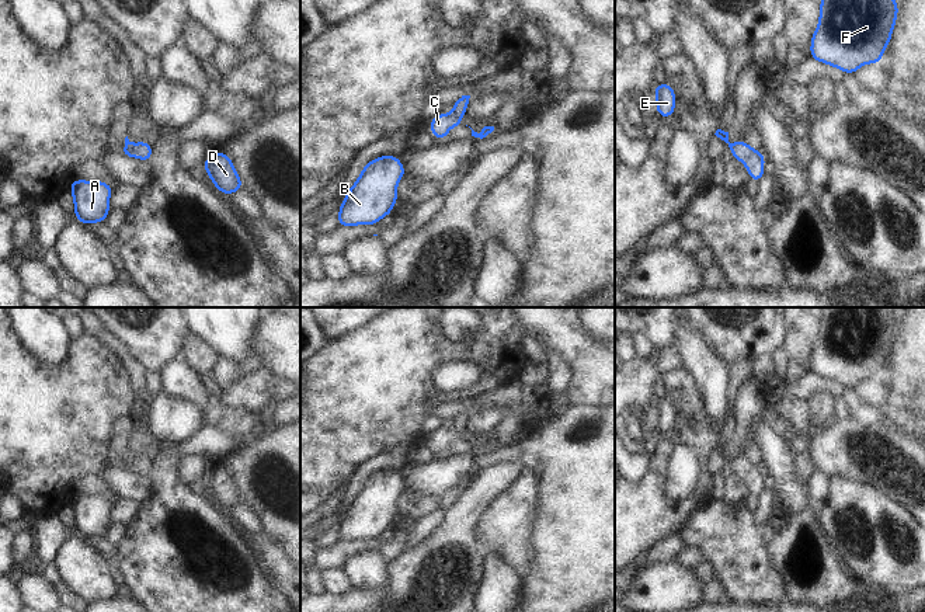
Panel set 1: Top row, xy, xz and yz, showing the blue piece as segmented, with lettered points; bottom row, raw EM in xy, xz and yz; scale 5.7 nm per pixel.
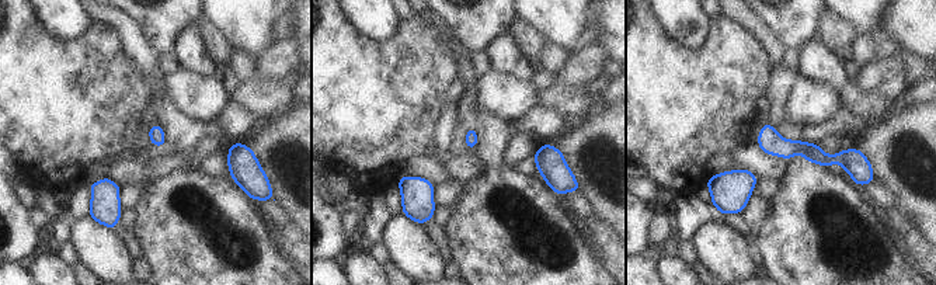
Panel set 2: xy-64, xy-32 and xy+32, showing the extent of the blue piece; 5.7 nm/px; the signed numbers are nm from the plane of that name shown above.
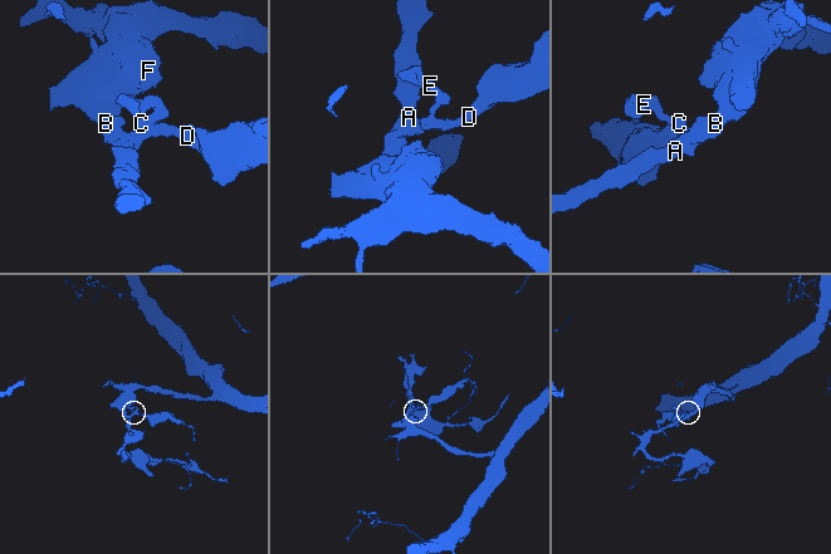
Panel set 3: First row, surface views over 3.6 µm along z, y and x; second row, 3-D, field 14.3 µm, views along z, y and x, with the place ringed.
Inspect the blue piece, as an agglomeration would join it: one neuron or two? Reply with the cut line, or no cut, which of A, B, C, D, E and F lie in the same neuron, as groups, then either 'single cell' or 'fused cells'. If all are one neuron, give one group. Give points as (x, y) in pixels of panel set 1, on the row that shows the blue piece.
cut none; groups A B C D E F; single cell

